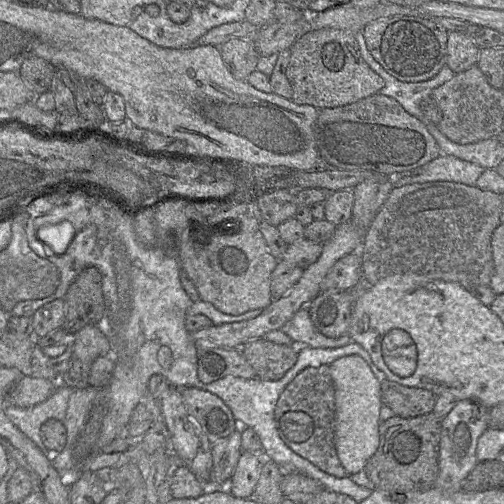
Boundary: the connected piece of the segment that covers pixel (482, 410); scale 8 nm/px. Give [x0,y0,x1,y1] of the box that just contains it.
[434,399,488,491]

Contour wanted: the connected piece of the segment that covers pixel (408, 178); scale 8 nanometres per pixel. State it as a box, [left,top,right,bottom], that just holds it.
[393,154,485,188]

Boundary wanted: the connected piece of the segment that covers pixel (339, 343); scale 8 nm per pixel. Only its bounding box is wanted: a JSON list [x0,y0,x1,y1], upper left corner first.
[280,307,354,348]

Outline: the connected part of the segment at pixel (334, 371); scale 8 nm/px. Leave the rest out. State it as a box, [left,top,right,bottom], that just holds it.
[330,354,381,475]

